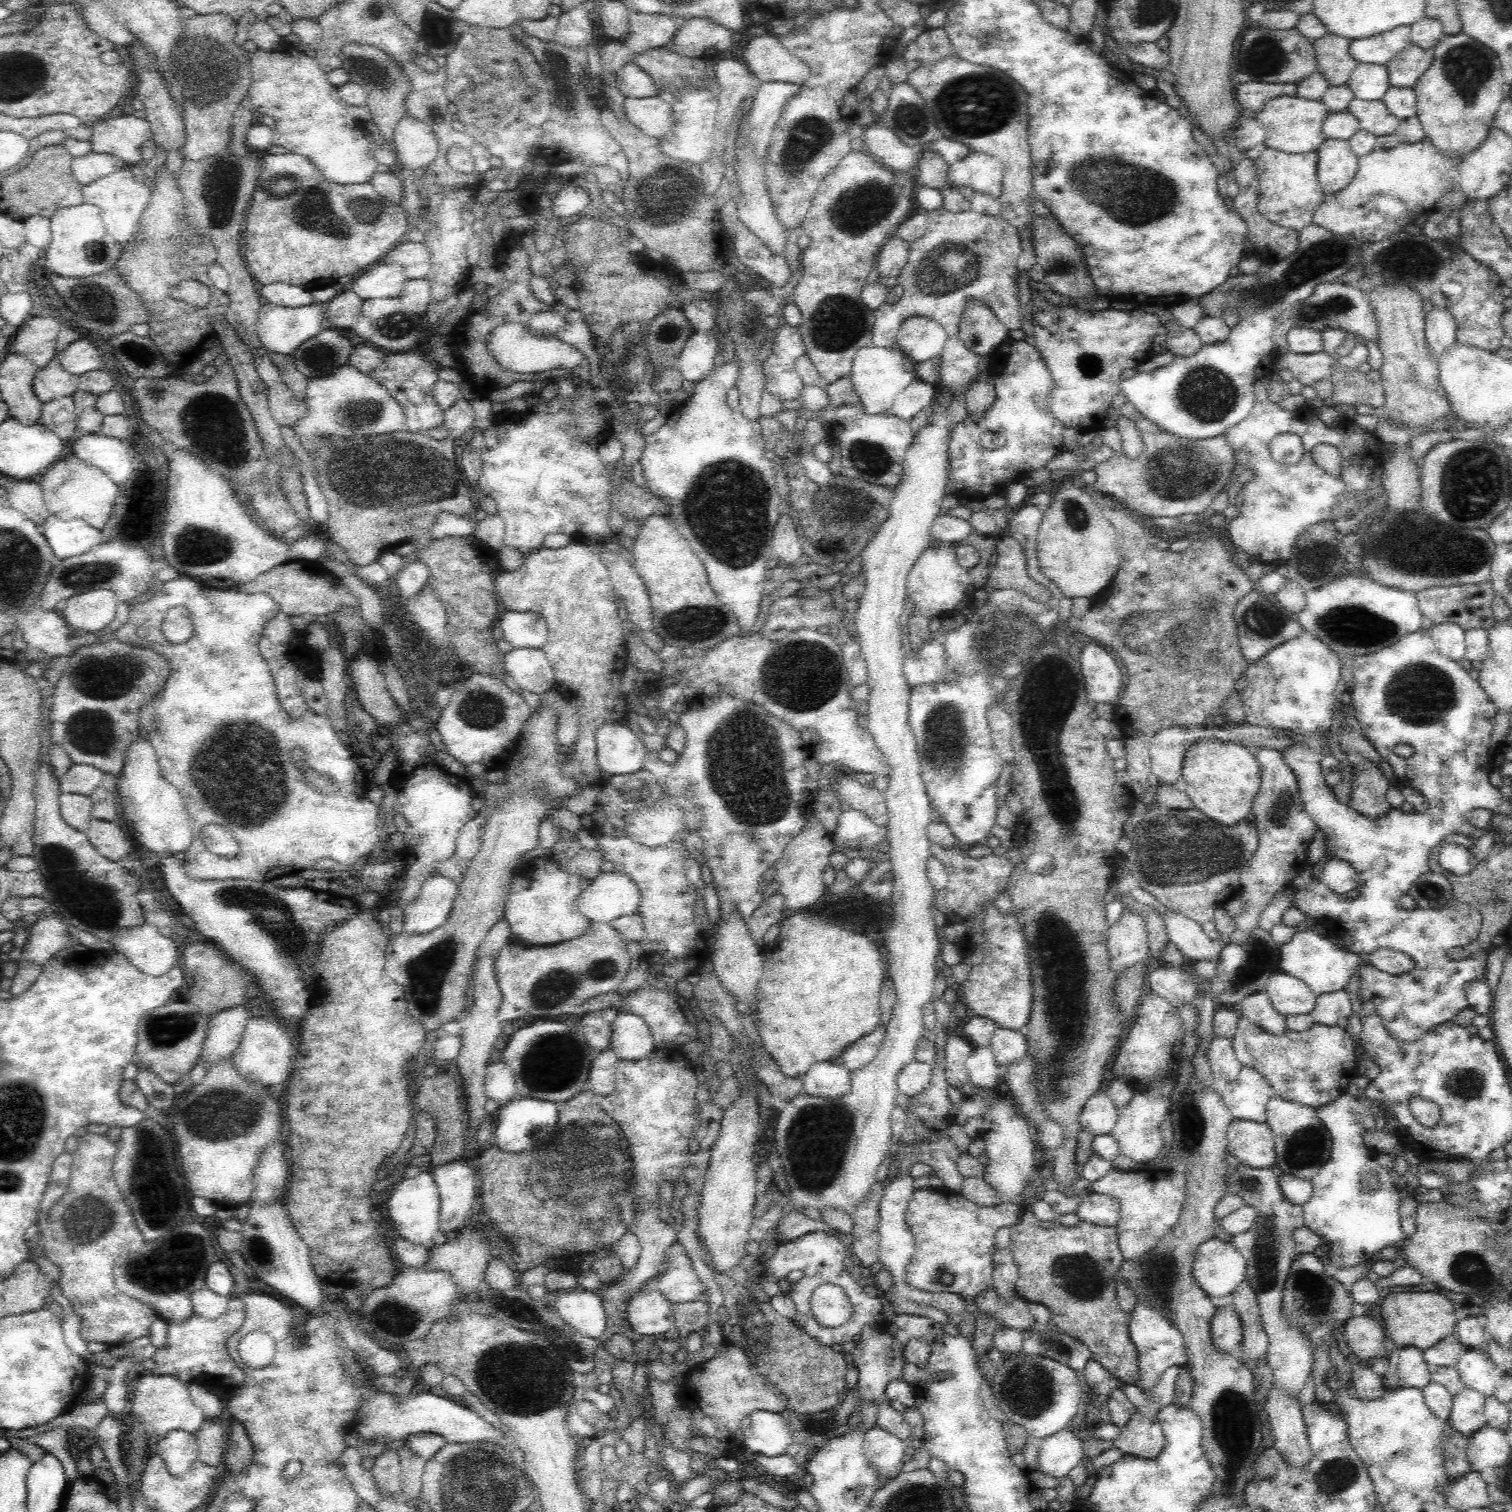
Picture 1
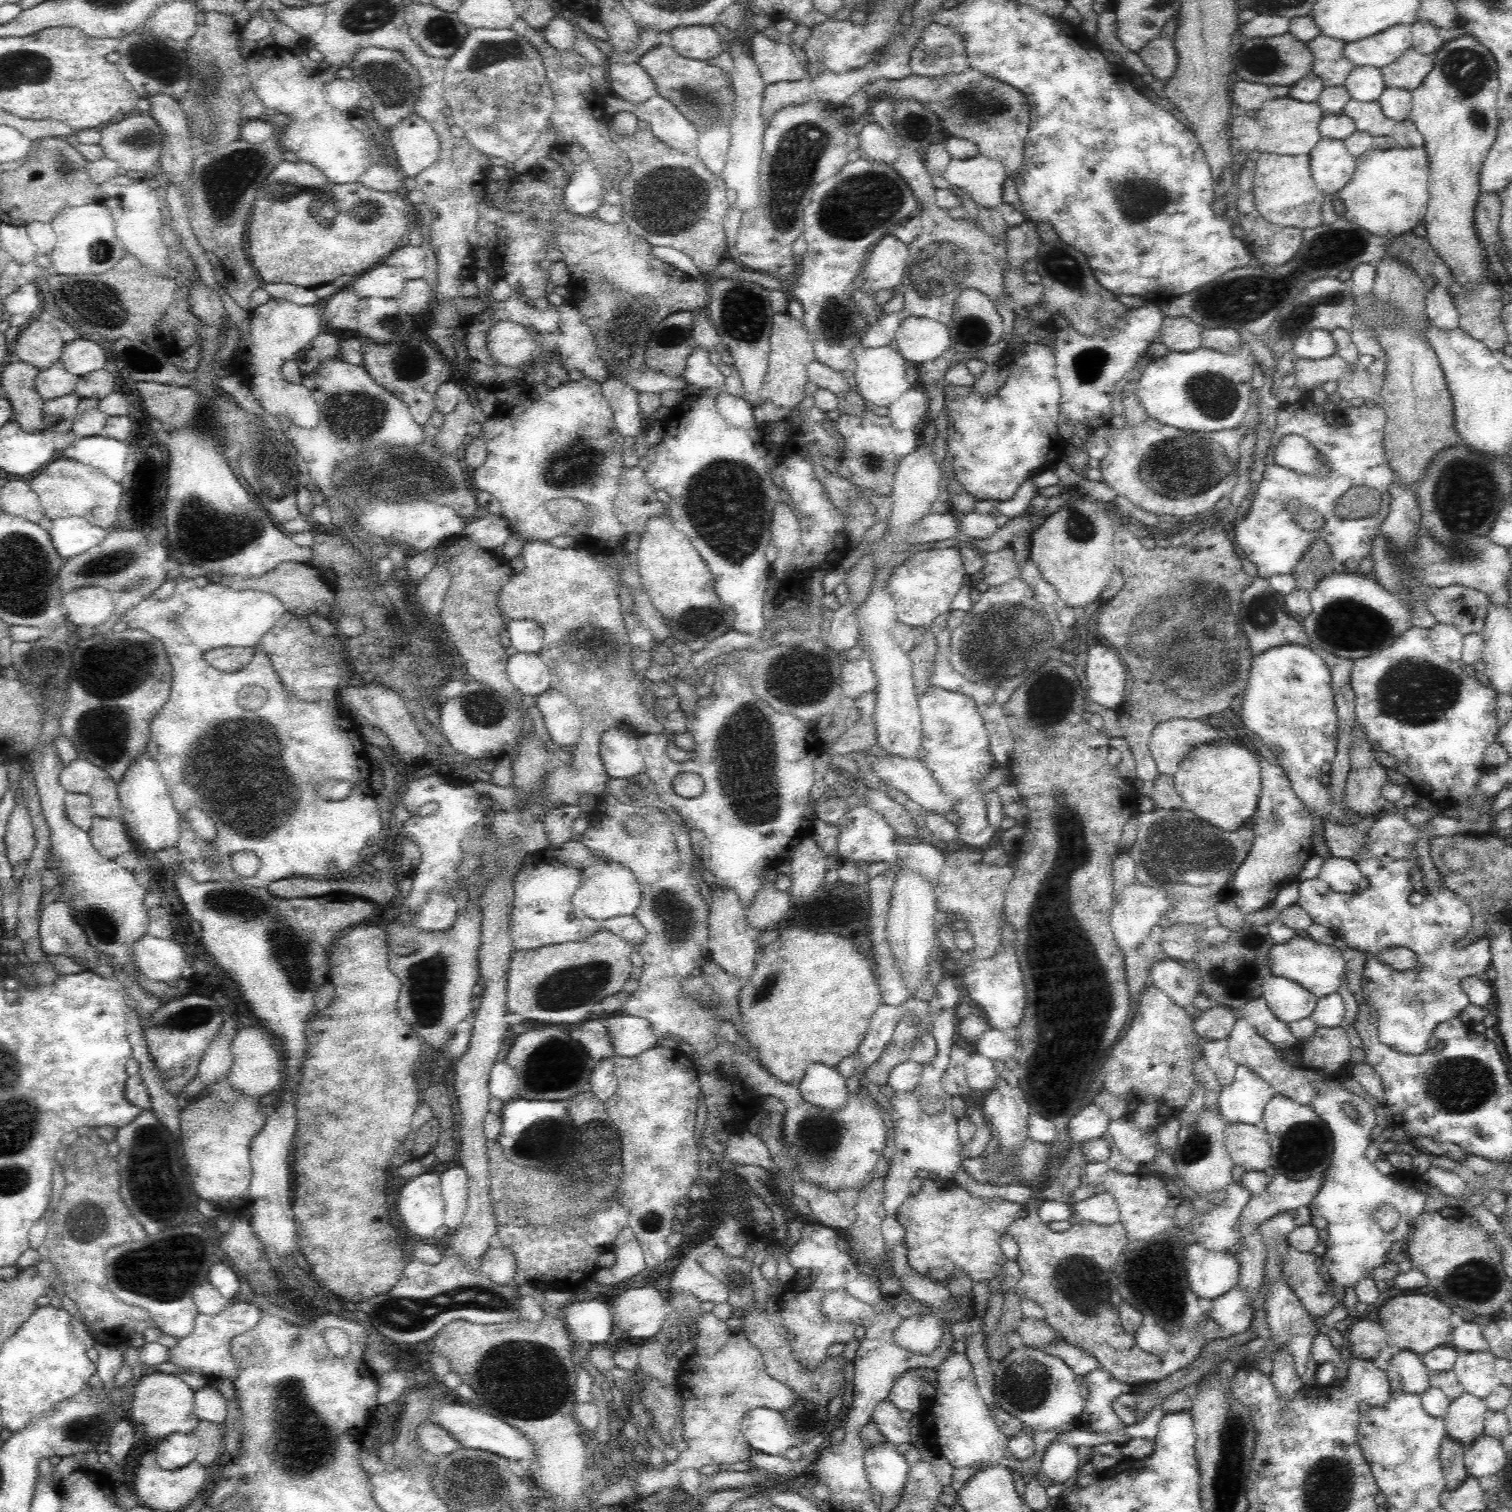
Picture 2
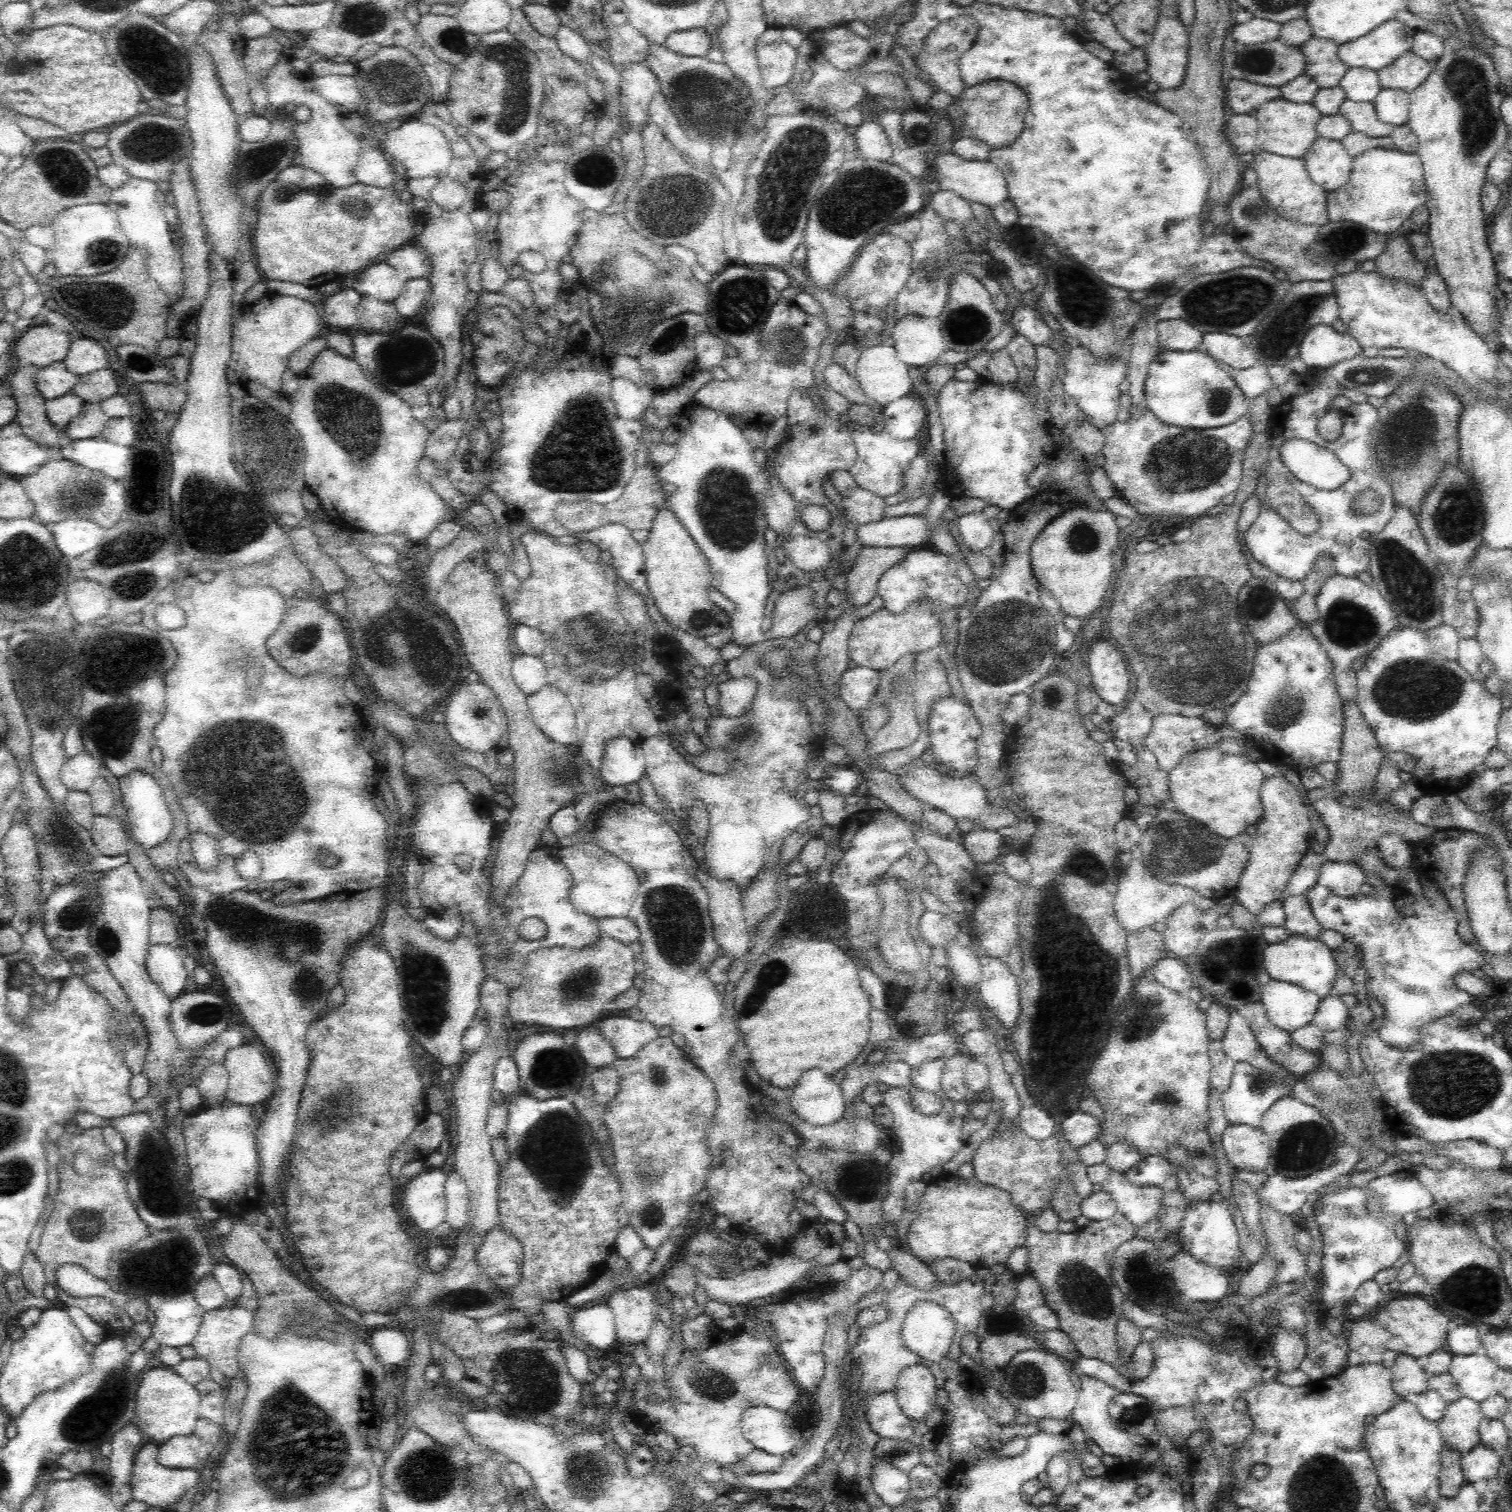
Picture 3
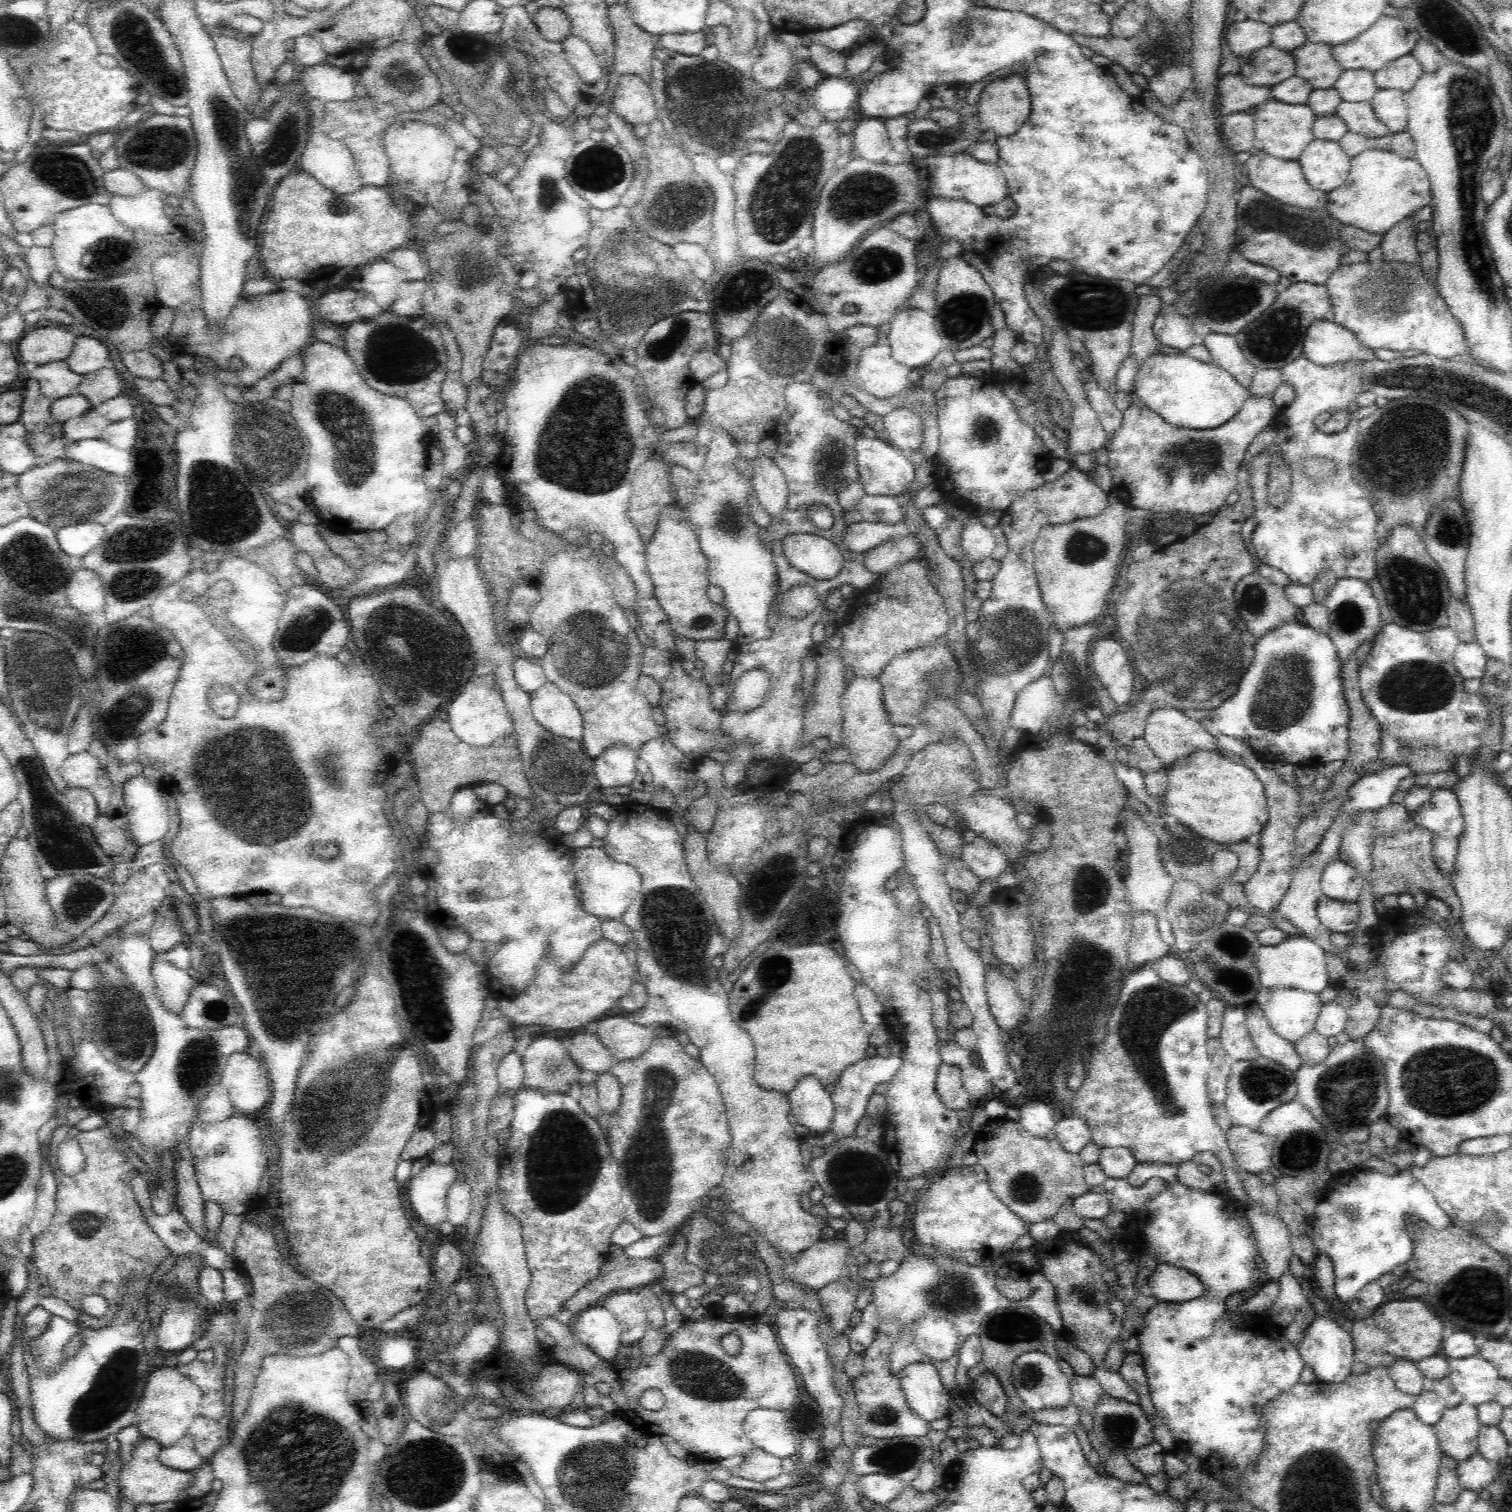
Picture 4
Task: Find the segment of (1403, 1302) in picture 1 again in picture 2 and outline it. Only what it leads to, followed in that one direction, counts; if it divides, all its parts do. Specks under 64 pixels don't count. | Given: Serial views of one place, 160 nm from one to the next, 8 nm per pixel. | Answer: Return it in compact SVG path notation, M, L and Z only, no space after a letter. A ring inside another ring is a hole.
M1406 1294L1406 1296L1394 1296L1390 1298L1378 1314L1377 1320L1388 1333L1387 1344L1398 1346L1401 1350L1411 1350L1423 1355L1434 1348L1450 1345L1453 1331L1450 1325L1450 1308L1426 1294Z

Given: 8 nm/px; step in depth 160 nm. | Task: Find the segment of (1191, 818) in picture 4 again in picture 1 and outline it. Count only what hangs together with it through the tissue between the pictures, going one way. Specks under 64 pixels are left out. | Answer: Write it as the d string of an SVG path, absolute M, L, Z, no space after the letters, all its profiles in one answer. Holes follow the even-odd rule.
M1202 738L1186 751L1181 779L1188 784L1185 792L1196 810L1200 810L1216 822L1230 826L1244 820L1245 816L1250 814L1259 791L1261 769L1257 758L1244 746L1215 738Z

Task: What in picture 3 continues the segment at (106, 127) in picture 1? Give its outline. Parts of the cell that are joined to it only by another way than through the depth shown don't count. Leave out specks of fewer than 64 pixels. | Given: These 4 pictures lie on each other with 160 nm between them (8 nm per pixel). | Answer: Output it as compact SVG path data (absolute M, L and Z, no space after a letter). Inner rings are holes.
M148 112L138 113L134 118L107 128L107 144L114 164L123 166L134 178L170 181L175 165L189 158L192 149L192 137L186 127L185 119L170 117L169 114L154 115Z

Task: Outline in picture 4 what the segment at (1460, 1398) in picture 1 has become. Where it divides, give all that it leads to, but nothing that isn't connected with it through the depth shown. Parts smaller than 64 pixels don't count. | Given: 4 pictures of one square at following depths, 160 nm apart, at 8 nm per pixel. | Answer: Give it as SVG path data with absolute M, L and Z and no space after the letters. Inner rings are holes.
M1466 1401L1447 1408L1435 1424L1440 1451L1457 1462L1474 1456L1478 1453L1477 1436L1482 1425L1477 1407Z

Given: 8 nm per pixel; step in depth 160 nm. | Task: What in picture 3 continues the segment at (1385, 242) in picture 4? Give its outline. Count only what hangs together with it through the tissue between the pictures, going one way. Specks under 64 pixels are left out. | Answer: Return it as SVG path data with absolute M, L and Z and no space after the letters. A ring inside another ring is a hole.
M1392 233L1382 254L1375 258L1374 270L1388 279L1421 286L1427 275L1426 268L1427 265L1416 259L1407 235Z

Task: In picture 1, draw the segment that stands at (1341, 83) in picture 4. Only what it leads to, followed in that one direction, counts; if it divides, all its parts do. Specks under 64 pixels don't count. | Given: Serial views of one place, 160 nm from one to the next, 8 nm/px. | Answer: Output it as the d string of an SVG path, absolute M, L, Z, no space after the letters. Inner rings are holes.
M1359 63L1347 82L1354 97L1363 101L1382 101L1391 87L1386 65Z

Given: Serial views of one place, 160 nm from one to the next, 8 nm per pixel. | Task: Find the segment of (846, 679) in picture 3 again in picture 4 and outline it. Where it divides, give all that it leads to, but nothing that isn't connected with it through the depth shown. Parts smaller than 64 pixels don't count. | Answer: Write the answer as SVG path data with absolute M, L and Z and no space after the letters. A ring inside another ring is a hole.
M854 676L847 684L846 690L842 693L841 707L843 710L843 743L841 746L849 750L851 763L858 767L860 772L874 772L878 770L898 748L898 735L894 734L892 723L888 719L886 709L884 709L884 699L882 699L882 685L877 678L866 676Z

